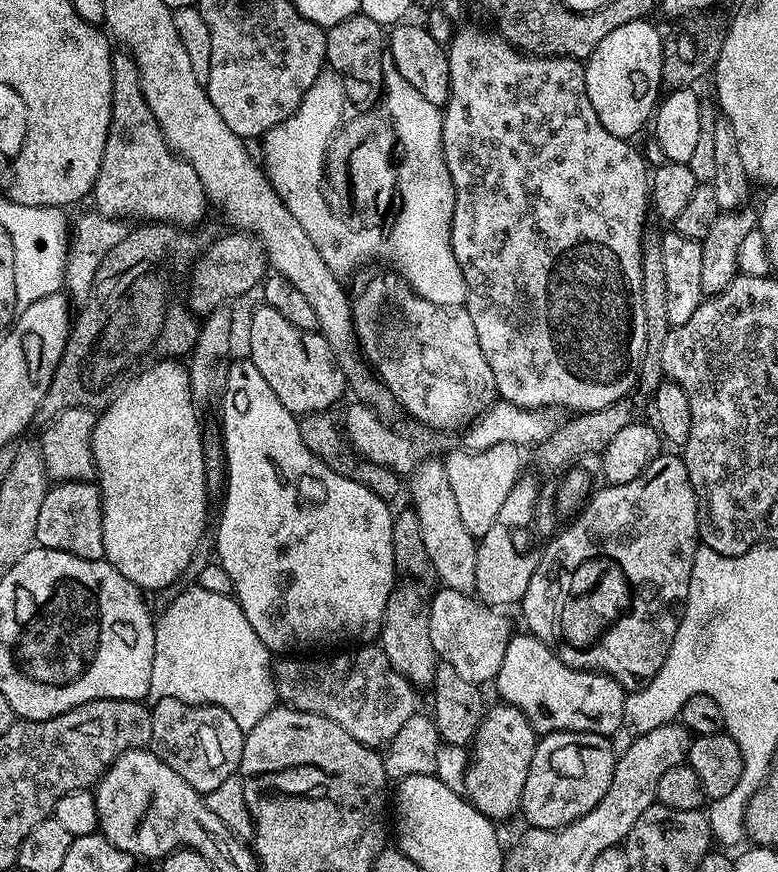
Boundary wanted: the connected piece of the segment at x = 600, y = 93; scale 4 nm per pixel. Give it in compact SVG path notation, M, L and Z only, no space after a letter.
M641 18L634 22L626 22L624 28L613 30L606 42L601 42L598 50L588 57L587 71L590 73L588 97L594 110L600 113L602 126L610 130L610 134L625 138L636 138L644 128L644 123L653 119L654 113L662 99L664 83L664 50L666 40L660 37L660 32L651 24L651 19Z

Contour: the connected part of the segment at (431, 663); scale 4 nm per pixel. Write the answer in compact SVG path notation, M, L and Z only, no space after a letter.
M408 583L412 584L399 585L398 591L388 604L388 613L382 625L382 647L395 669L412 684L432 686L436 683L436 672L442 663L431 634L432 606L429 597L424 597L424 588L420 585L423 583Z

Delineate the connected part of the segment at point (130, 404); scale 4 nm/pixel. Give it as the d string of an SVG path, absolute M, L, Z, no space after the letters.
M173 358L170 360L161 360L147 368L132 381L131 384L124 387L122 394L112 403L109 408L103 409L99 413L98 419L96 421L96 429L92 435L92 452L95 454L96 458L96 469L98 471L98 483L100 486L100 491L104 493L104 555L109 564L113 564L118 571L123 574L127 580L136 585L137 588L141 590L149 590L148 588L168 588L188 567L192 564L192 559L196 556L196 551L200 548L200 543L204 540L204 531L208 528L208 460L204 457L204 432L200 429L200 416L196 413L196 400L192 397L192 392L194 394L194 383L191 380L191 374L189 369L185 367L179 359Z

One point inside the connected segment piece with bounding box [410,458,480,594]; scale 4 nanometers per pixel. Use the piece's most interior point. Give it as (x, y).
(454, 548)

